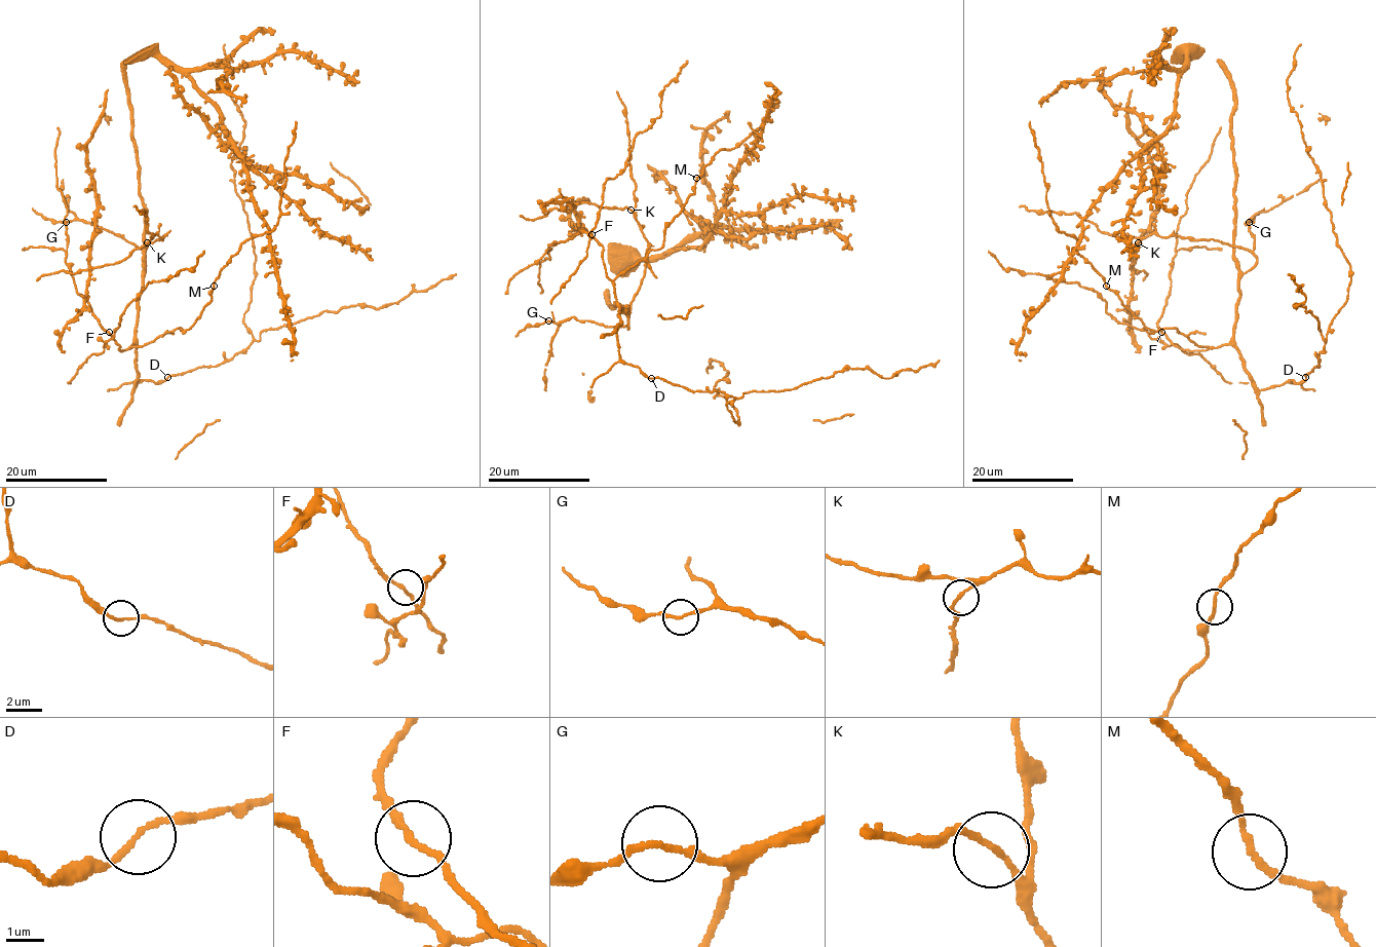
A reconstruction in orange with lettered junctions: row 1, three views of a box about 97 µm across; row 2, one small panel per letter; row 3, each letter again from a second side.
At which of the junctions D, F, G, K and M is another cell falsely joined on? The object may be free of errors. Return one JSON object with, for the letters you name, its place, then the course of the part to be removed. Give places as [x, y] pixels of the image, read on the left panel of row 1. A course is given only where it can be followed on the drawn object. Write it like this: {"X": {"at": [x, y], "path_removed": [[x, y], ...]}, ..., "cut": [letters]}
{"cut": []}

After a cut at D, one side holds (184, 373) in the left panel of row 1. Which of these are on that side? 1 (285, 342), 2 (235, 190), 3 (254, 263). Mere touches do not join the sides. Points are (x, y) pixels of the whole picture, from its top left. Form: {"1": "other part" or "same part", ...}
{"1": "other part", "2": "same part", "3": "same part"}

